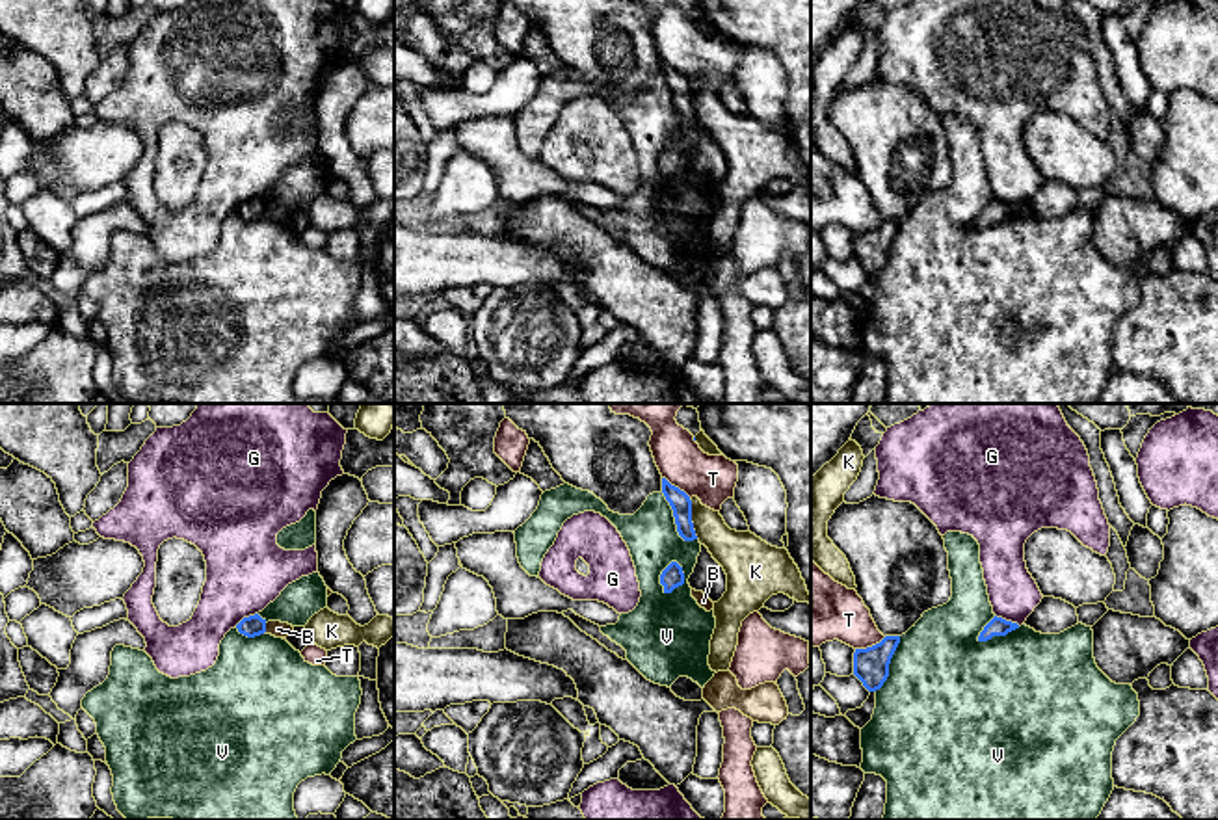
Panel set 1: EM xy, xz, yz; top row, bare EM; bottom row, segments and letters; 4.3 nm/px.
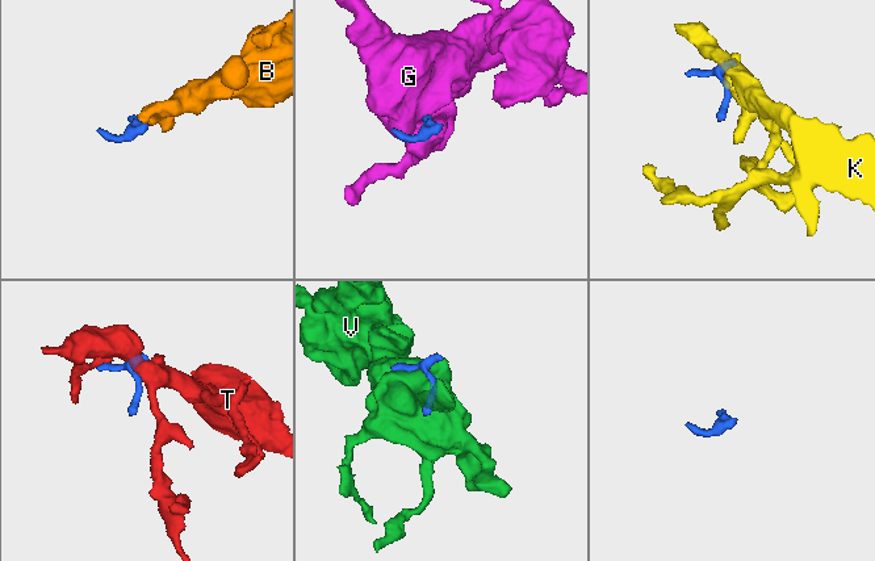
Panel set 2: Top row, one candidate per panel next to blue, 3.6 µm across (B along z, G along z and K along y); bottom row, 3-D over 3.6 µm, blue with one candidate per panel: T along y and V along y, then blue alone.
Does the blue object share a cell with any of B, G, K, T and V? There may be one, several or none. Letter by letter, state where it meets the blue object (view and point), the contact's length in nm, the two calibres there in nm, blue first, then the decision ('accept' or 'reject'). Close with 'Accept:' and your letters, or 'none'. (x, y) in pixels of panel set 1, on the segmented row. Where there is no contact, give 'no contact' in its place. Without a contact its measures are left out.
B: xy (264, 627) | 40 nm | 90/70 nm | reject
G: yz (1008, 621) | 120 nm | 80/220 nm | reject
K: xz (690, 519) | 180 nm | 90/180 nm | reject
T: yz (873, 646) | 150 nm | 160/260 nm | reject
V: xz (661, 577) | 160 nm | 100/360 nm | reject
Accept: none

